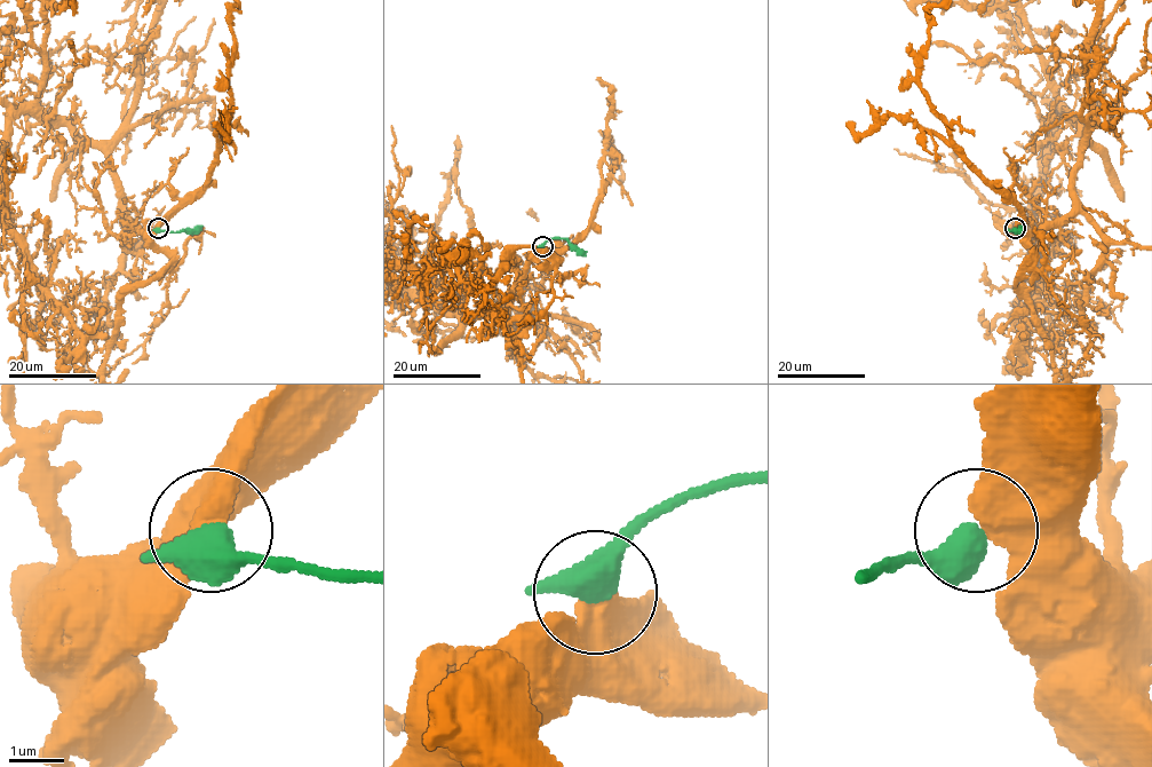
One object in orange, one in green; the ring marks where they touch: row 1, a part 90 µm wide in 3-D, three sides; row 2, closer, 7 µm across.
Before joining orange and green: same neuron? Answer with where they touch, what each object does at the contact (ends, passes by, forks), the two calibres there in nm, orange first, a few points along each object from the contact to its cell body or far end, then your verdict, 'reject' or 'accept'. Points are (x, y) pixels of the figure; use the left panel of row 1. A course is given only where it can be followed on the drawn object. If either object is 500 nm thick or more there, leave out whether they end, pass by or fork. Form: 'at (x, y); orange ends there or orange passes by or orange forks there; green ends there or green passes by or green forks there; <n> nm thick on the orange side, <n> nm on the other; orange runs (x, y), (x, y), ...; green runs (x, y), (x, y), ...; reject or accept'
at (158, 228); 650 nm thick on the orange side, 650 nm on the other; orange runs (158, 228), (145, 231), (125, 213), (117, 173), (101, 151), (66, 126), (53, 126), (14, 110); green runs (158, 228), (180, 232), (201, 226); reject

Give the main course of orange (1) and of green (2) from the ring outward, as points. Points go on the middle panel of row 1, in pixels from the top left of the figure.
1: (542, 247), (530, 261), (509, 303), (485, 315), (437, 313), (406, 289), (398, 289)
2: (542, 247), (549, 239), (564, 238), (586, 251)

